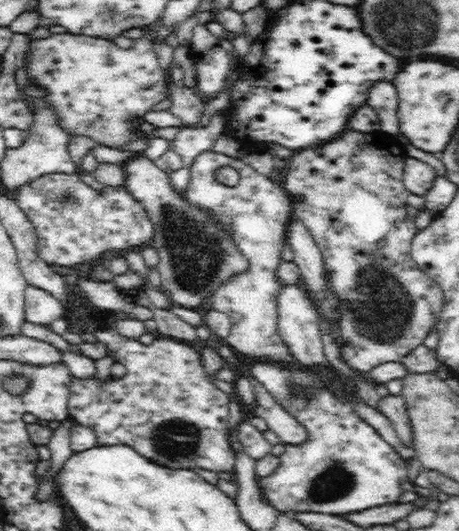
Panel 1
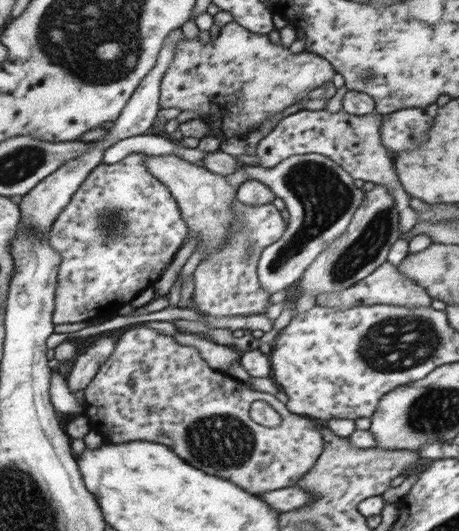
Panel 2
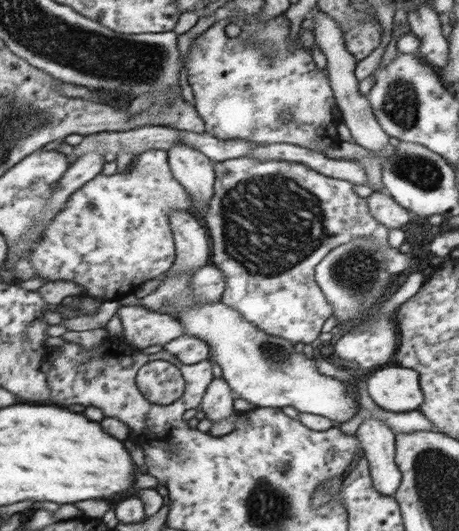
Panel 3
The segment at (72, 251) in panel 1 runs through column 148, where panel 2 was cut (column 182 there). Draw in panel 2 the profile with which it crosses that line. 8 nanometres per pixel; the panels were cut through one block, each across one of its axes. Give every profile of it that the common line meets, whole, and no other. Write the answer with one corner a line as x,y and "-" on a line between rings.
134,153
128,158
122,159
122,162
116,164
100,165
88,177
88,180
80,187
80,190
74,195
72,202
66,207
66,210
56,221
53,231
50,234
51,245
63,256
62,270
59,276
59,285
57,290
57,309
55,312
54,322
56,324
76,324
76,322
89,322
94,319
106,318
110,314
117,312
132,302
143,288
154,286
158,282
160,274
166,270
166,266
172,262
176,250
178,250
184,240
189,236
188,223
182,218
180,206
177,206
177,199
173,197
169,187
165,185
151,170
149,164
149,155
146,153

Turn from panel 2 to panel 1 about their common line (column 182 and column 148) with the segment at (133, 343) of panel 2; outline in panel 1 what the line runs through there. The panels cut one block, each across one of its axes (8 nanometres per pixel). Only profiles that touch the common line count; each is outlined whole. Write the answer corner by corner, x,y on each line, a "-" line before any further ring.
116,330
96,332
96,342
108,346
110,356
116,362
124,362
126,368
132,368
132,378
110,380
108,384
98,384
94,378
76,378
69,380
70,416
77,424
92,428
98,436
98,446
132,446
144,458
160,462
160,466
172,466
174,470
214,470
228,472
235,466
235,453
230,450
226,430
228,428
229,396
212,382
206,380
206,373
200,353
192,346
176,340
154,340
154,344
144,346
138,340
122,338

